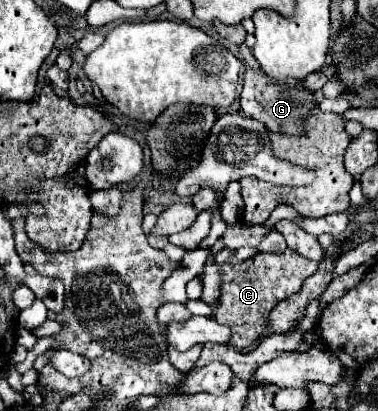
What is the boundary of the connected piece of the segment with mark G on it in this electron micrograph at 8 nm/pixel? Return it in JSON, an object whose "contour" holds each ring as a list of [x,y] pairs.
{"contour":[[[246,44],[238,46],[238,58],[244,62],[244,84],[242,84],[242,94],[240,94],[240,108],[244,116],[256,118],[268,126],[272,132],[288,132],[288,134],[300,134],[302,132],[302,118],[316,108],[314,94],[302,90],[300,80],[288,80],[284,84],[276,84],[272,78],[268,78],[256,58],[252,56],[250,48]]]}

